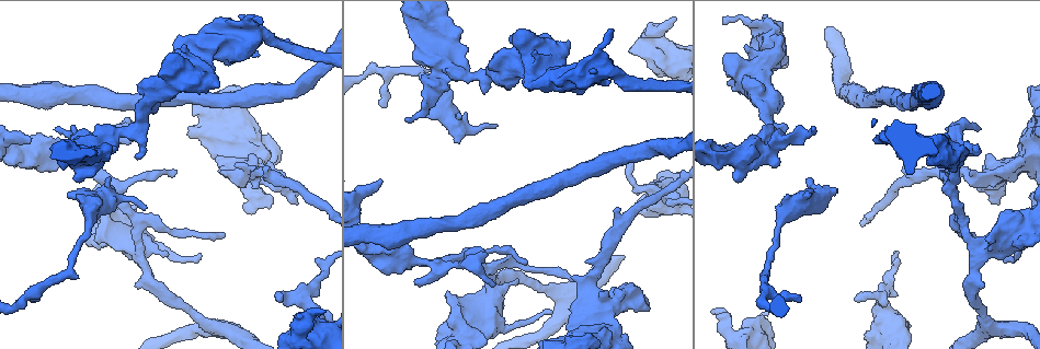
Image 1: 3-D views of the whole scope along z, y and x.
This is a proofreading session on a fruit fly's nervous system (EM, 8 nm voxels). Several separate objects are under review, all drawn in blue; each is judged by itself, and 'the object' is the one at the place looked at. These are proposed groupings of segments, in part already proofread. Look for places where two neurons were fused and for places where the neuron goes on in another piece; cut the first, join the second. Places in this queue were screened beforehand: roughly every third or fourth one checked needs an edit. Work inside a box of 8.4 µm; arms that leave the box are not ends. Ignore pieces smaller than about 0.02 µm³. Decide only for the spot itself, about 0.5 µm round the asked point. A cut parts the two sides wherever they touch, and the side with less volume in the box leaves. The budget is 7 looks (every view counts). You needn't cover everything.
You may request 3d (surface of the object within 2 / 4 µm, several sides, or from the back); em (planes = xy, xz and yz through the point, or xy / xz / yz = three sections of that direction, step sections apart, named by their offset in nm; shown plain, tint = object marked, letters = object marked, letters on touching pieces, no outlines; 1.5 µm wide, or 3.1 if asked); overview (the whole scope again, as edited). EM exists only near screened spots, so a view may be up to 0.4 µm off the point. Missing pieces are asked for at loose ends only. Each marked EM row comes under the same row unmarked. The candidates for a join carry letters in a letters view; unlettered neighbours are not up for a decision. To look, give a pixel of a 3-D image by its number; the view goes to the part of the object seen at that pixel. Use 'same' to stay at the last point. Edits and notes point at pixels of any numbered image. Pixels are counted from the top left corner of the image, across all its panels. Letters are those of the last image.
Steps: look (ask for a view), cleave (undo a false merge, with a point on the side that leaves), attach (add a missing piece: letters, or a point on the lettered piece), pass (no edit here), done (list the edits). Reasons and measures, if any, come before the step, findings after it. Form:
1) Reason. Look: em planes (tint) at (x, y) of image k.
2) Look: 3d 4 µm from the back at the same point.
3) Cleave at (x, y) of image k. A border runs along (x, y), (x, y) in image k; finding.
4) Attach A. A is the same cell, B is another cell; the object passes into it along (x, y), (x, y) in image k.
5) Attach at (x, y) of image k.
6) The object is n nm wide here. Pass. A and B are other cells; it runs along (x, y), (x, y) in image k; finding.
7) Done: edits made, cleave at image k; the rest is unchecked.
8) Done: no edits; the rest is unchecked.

Free end. Look: em planes (letters) at (38, 300) of image 1.

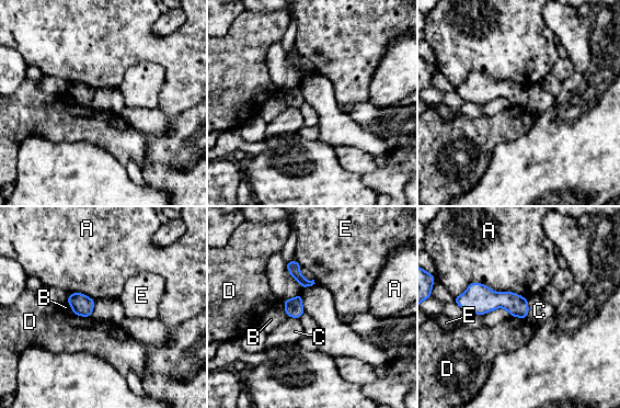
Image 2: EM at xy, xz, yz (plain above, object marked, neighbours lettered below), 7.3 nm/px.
Pass. A, B, C, D and E are other cells; a border runs along (297, 259), (301, 264) in image 2; no lettered piece goes on from it.

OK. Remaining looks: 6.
Free end. Look: 3d 2 µm at (492, 282) of image 1.

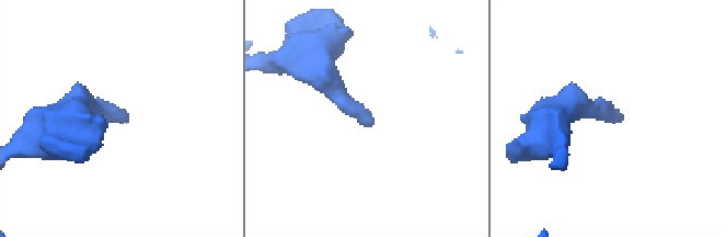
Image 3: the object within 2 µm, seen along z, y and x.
Shape alone is not enough. Look: em xz step 4 (letters) at (125, 112) of image 3.

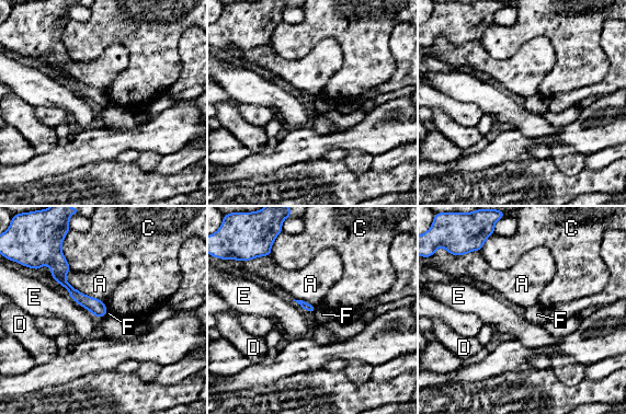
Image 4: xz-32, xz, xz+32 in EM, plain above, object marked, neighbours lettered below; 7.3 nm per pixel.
Look: em planes (letters) at the same point.

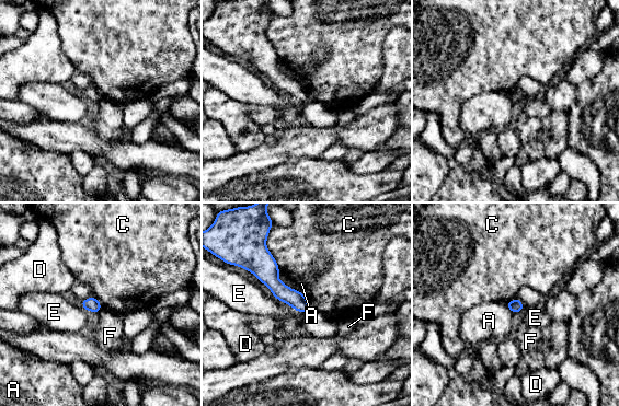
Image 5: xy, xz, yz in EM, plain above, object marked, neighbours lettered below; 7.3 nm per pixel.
Pass. A, C, D, E and F are other cells; it runs along (264, 258), (270, 278), (307, 309) in image 5; none of them fits.

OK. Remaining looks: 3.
Stops while still wide. Look: em planes (letters) at (98, 238) of image 1.

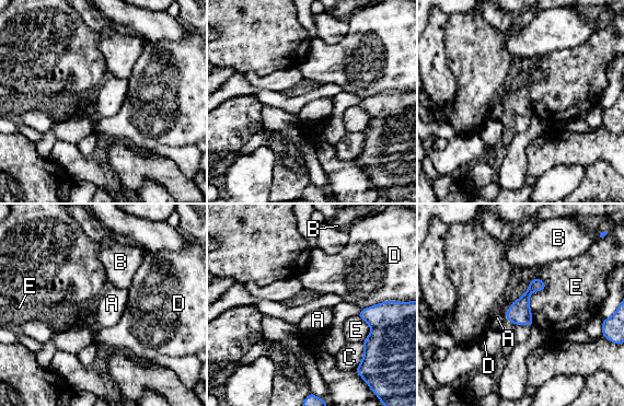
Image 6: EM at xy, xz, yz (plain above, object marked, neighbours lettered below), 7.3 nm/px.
Pass. A, B, C, D and E are other cells; a border runs along (538, 277), (533, 324) in image 6; no lettered piece goes on from it.

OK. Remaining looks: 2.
Done: no edits; the rest is unchecked.

